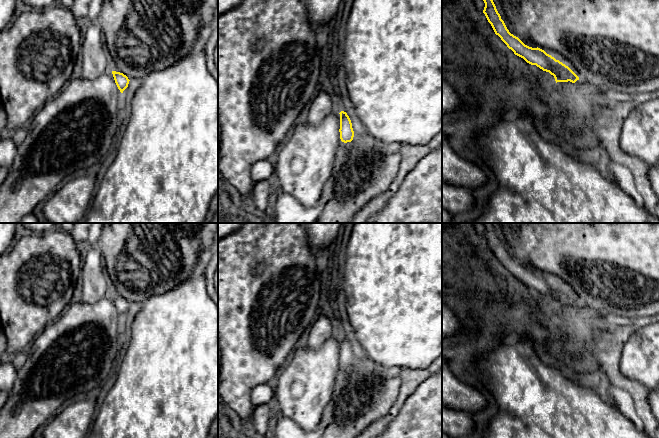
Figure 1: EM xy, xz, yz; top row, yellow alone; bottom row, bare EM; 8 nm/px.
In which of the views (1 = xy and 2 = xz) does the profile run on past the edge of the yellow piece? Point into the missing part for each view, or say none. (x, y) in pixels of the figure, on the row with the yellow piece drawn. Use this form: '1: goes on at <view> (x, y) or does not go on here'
1: does not go on here
2: does not go on here

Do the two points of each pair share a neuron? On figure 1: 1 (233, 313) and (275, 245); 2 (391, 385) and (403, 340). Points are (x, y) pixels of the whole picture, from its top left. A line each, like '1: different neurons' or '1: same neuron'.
1: same neuron
2: different neurons

